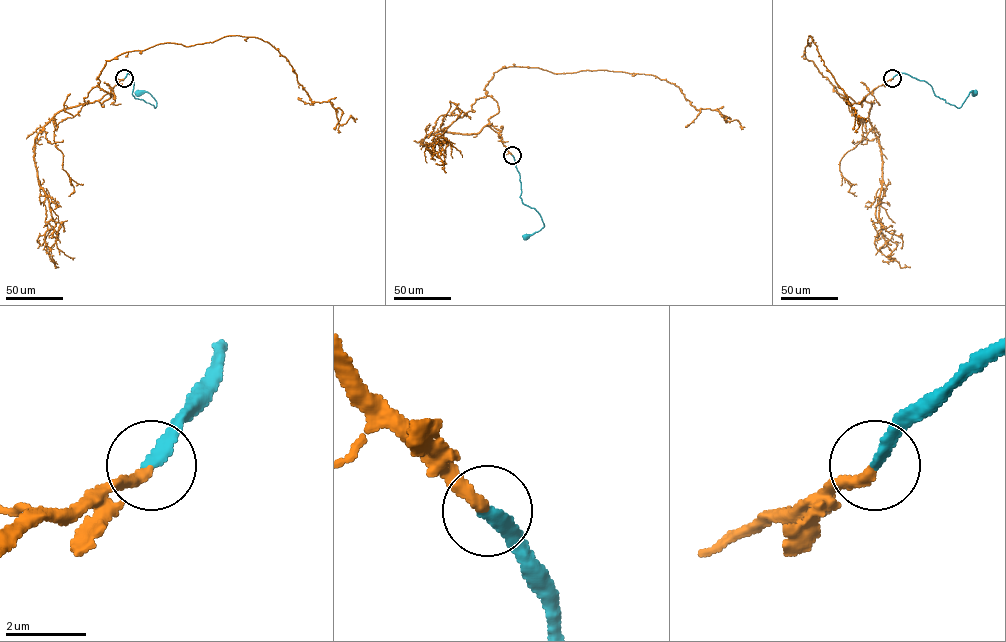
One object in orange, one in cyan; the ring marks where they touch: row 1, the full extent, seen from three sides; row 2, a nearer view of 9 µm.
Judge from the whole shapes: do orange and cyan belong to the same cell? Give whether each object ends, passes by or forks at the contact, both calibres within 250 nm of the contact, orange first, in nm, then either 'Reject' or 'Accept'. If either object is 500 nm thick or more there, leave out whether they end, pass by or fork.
At the ring orange ends. At the ring cyan ends. Thickness 280 nm (orange) against 300 nm. Accept

